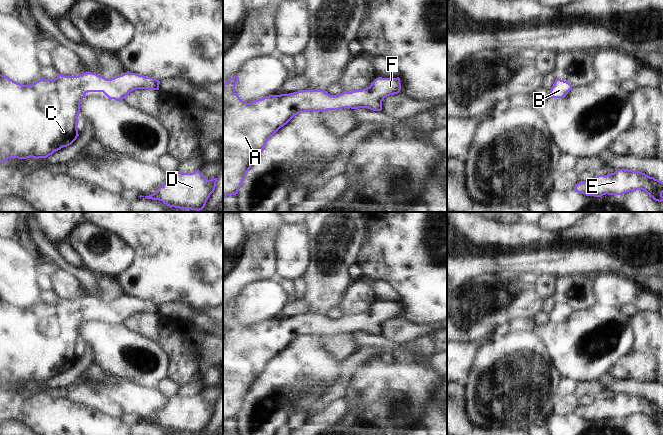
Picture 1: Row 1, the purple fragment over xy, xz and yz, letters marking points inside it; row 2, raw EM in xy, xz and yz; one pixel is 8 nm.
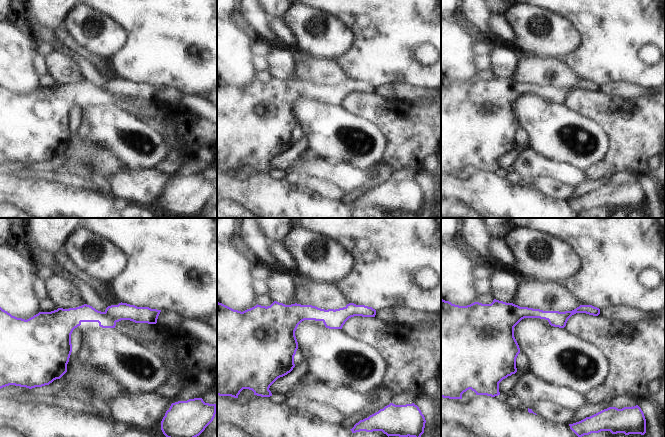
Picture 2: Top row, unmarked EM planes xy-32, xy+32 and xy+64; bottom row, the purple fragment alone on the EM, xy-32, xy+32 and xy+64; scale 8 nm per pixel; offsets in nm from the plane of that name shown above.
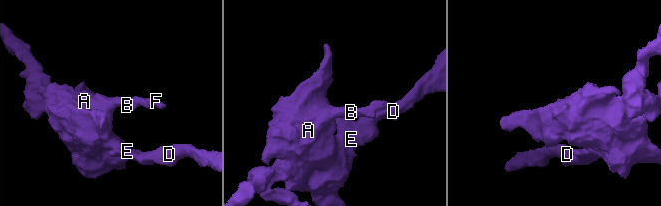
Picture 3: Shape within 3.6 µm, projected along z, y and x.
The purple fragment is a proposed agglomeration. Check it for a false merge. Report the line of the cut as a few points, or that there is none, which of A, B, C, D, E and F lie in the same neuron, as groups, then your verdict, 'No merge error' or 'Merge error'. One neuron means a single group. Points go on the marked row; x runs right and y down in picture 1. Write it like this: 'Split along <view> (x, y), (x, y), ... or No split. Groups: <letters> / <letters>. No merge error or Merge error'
No split. Groups: A B C D E F. No merge error.

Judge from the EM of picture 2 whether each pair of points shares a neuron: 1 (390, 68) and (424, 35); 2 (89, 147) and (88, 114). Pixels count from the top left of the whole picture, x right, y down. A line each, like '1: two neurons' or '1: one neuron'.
1: one neuron
2: two neurons

